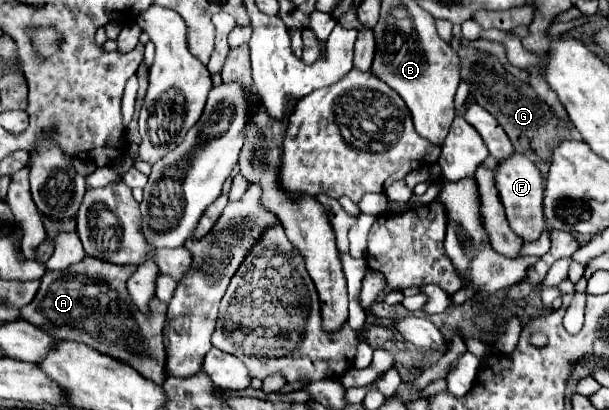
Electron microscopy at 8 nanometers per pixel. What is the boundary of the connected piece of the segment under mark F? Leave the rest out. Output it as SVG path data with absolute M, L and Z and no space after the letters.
M514 154L512 158L504 160L496 170L496 188L500 192L510 228L526 242L534 242L544 232L544 212L542 212L542 198L544 198L544 180L536 164L524 154Z

